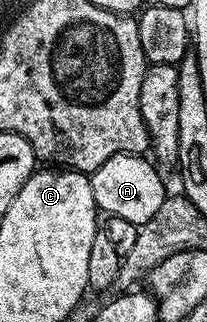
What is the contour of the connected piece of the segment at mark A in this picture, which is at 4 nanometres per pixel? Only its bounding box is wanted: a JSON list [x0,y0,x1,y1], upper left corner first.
[91,153,167,225]

